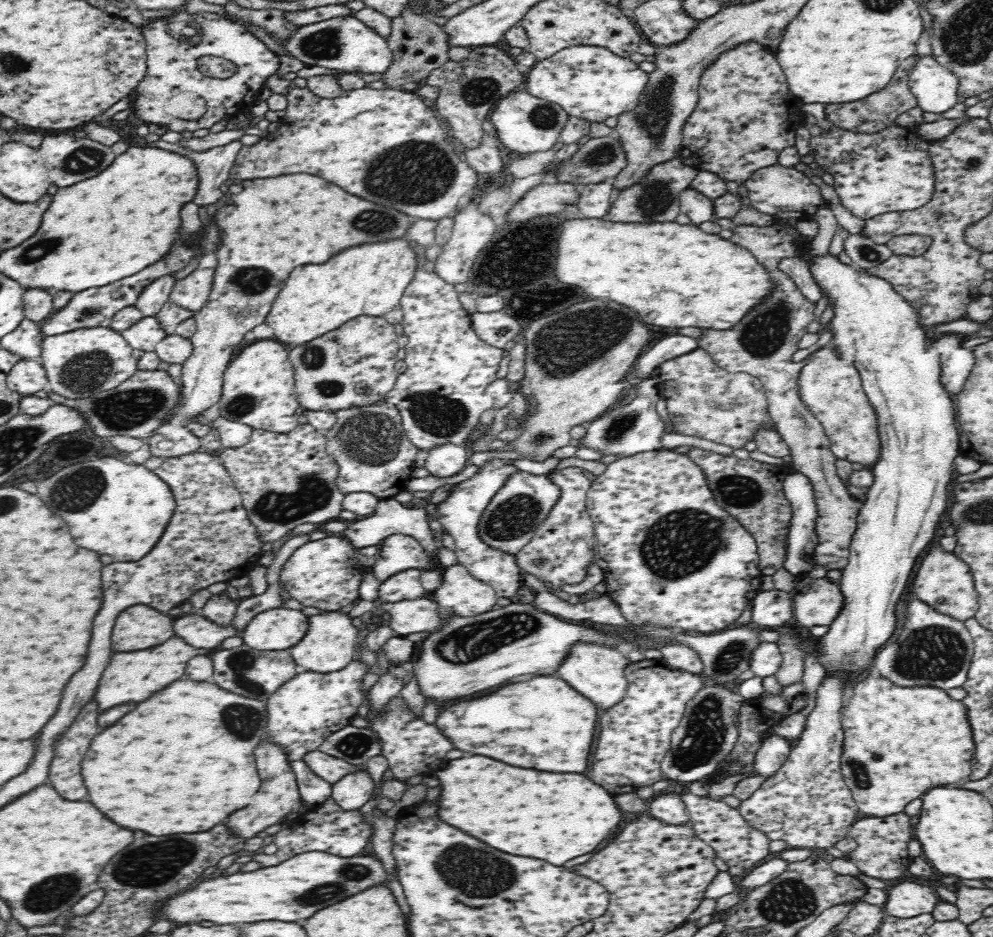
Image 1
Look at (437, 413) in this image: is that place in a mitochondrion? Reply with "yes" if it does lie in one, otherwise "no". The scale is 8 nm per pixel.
yes

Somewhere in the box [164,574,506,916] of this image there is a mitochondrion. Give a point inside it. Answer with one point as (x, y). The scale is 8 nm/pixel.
(347, 875)

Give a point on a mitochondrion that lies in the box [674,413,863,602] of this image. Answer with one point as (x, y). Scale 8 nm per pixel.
(740, 492)

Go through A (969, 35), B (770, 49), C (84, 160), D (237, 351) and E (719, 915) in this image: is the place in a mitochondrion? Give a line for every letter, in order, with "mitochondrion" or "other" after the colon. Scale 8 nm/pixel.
A: mitochondrion
B: other
C: mitochondrion
D: other
E: other

